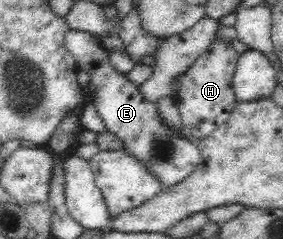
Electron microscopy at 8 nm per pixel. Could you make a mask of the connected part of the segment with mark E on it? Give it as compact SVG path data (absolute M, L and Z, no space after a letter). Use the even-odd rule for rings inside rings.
M67 29L64 41L65 48L76 60L78 70L90 76L85 88L87 100L95 103L107 129L125 142L124 150L145 163L164 186L173 186L185 180L201 162L198 142L191 136L181 139L159 123L155 102L143 100L139 87L111 66L109 52L97 37L85 31Z

